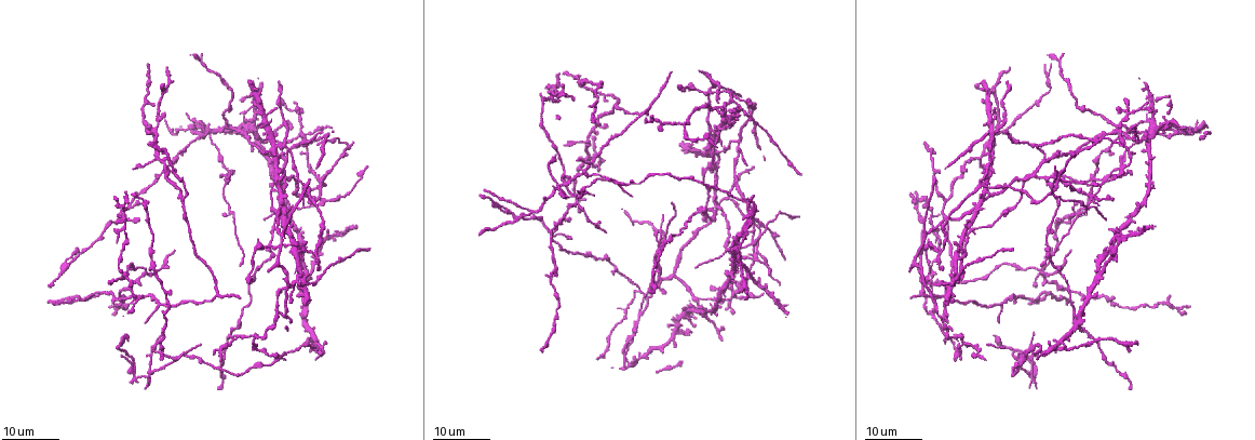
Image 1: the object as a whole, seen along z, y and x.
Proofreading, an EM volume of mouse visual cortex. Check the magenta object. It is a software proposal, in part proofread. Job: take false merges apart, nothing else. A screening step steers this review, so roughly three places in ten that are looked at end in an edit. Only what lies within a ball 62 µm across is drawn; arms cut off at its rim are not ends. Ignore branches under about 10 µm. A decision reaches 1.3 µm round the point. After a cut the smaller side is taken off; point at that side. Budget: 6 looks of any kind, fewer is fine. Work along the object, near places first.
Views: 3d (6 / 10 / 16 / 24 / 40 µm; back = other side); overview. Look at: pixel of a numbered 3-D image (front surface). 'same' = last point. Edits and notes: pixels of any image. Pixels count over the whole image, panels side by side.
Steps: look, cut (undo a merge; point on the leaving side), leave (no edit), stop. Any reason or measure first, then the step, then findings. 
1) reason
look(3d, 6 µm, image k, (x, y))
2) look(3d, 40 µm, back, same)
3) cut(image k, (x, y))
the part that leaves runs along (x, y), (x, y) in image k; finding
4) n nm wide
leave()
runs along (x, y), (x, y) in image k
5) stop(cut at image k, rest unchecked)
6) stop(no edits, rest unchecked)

arms part here
look(3d, 16 µm, image 1, (943, 199))

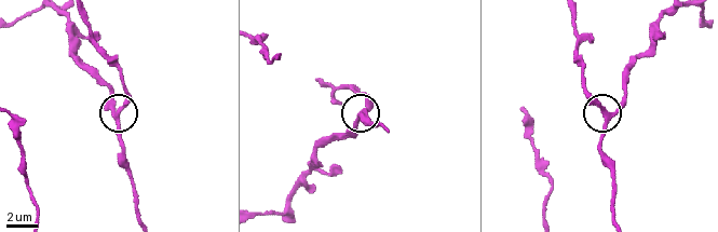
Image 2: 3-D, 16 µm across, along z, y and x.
zoom in
look(3d, 10 µm, image 2, (605, 112))

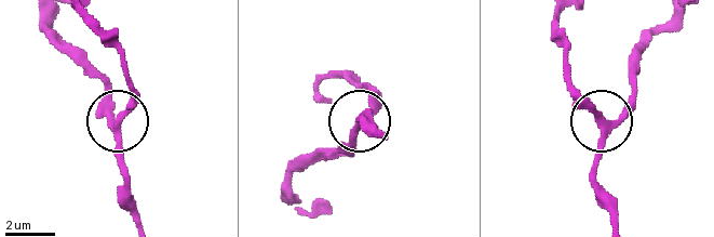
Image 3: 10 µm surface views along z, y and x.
260 nm wide
leave()
runs along (611, 224), (593, 169), (600, 126), (564, 78) in image 3; continuous, no second cell

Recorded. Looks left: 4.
looks like a crossing
look(3d, 24 µm, image 1, (155, 126))

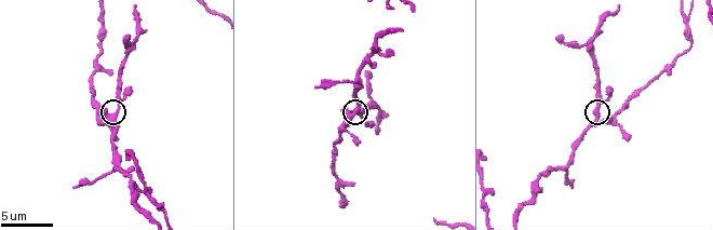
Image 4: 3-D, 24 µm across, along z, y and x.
look(3d, 6 µm, image 4, (596, 114))

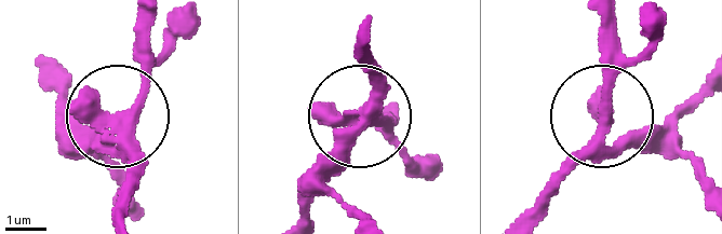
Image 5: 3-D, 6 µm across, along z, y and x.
leave()
runs along (518, 217), (601, 116), (601, 21) in image 5; all the same cell

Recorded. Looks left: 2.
arms part here
look(3d, 24 µm, image 1, (274, 144))

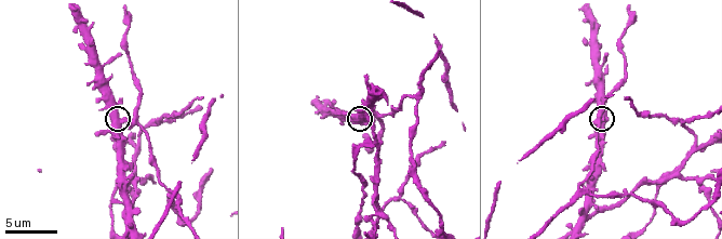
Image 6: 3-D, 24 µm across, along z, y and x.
closer look
look(3d, 6 µm, image 6, (120, 120))

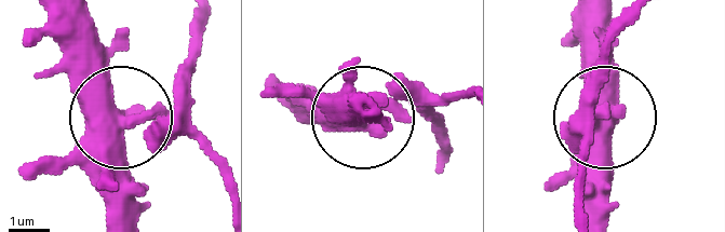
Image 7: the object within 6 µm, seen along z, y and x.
leave()
runs along (130, 212), (109, 57), (89, 16) in image 7; one cell here

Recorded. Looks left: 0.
stop(no edits, rest unchecked)

